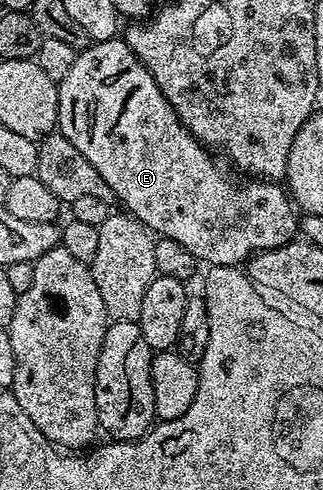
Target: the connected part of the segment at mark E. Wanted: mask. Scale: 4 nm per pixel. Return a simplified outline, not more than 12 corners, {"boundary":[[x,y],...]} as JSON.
{"boundary":[[124,38],[80,49],[60,135],[124,211],[198,262],[298,235],[232,180]]}

